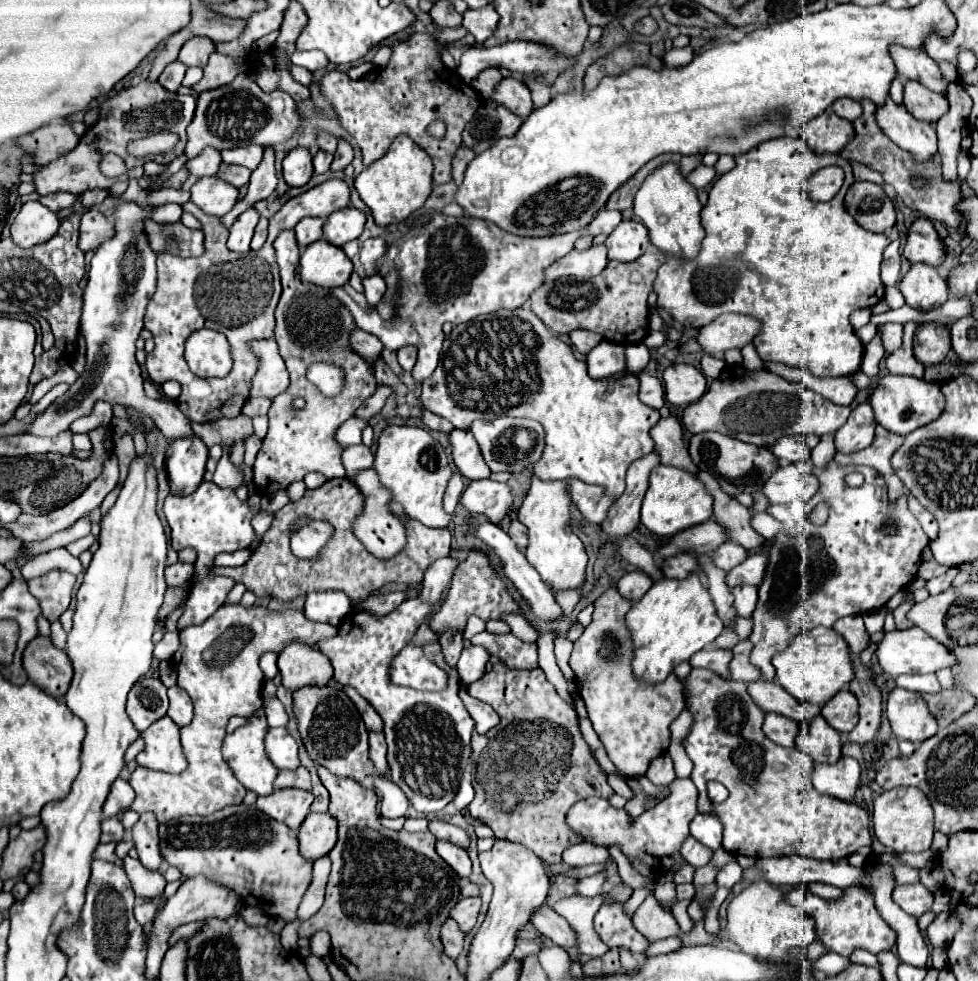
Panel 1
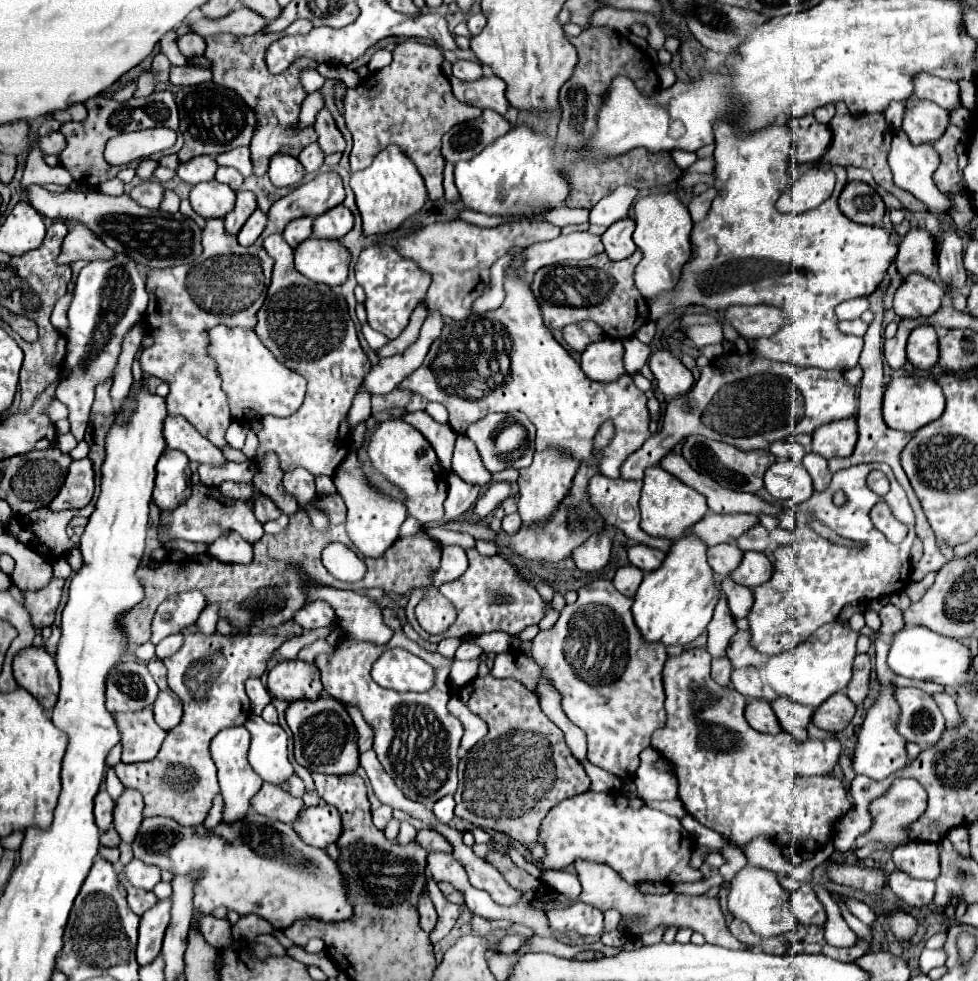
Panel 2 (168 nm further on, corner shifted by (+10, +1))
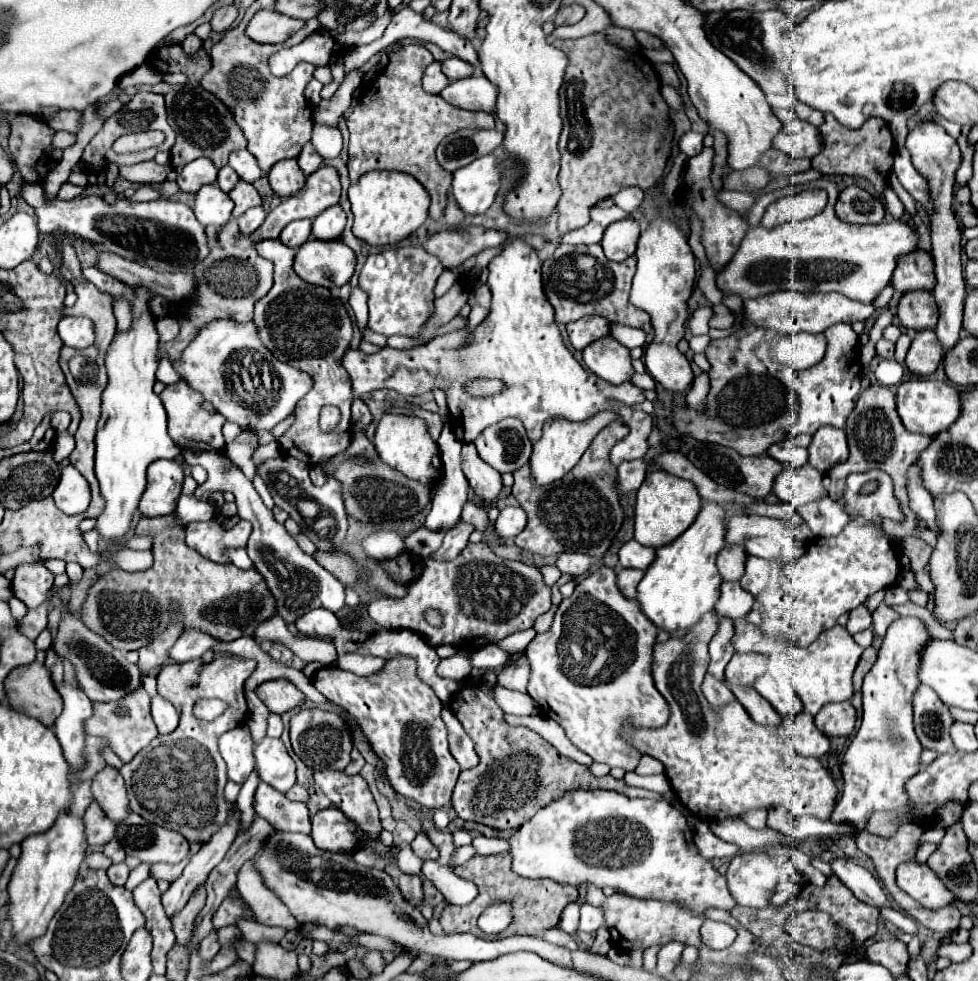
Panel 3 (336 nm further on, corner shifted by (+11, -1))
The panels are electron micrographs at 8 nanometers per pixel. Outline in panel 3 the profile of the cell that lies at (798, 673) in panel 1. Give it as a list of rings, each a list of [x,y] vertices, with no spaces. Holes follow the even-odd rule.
[[[834,626],[826,632],[822,632],[808,648],[798,648],[798,646],[788,646],[790,656],[796,658],[796,668],[794,668],[794,690],[800,696],[804,704],[804,712],[808,714],[818,714],[818,710],[824,704],[830,702],[844,702],[854,696],[854,686],[852,686],[852,674],[854,668],[862,656],[862,646],[854,642],[854,638],[848,634],[844,626]]]

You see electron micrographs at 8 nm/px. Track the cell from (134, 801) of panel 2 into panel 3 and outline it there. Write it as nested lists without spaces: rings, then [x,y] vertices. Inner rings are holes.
[[[104,766],[92,780],[92,796],[114,822],[122,822],[128,814],[128,796],[124,780],[114,766]]]

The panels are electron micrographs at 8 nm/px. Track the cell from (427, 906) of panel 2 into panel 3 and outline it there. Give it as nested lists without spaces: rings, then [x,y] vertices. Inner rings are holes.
[[[400,874],[398,876],[398,886],[404,894],[406,900],[410,900],[414,906],[420,904],[420,896],[422,896],[422,880],[416,874]]]

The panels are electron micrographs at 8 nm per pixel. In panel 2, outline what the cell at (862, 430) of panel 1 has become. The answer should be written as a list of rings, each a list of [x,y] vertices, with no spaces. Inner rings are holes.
[[[843,418],[839,422],[831,422],[829,426],[821,426],[813,432],[813,452],[823,458],[833,456],[849,456],[857,442],[857,426],[855,418]]]

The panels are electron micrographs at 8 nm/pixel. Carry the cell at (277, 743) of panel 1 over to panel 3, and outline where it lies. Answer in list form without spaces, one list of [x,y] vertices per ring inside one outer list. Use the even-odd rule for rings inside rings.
[[[266,736],[254,746],[254,758],[260,778],[278,792],[288,792],[296,784],[296,766],[282,740]]]

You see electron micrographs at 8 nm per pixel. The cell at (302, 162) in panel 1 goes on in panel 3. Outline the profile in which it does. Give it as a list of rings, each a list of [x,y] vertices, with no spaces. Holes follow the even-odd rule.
[[[280,160],[268,172],[268,180],[270,180],[270,188],[280,198],[290,198],[304,188],[306,174],[300,170],[296,160]]]

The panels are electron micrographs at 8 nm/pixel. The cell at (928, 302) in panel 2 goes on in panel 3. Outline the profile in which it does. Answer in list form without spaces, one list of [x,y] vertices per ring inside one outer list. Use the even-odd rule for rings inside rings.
[[[926,290],[908,292],[898,304],[898,318],[906,330],[932,330],[938,322],[938,308],[934,296]]]

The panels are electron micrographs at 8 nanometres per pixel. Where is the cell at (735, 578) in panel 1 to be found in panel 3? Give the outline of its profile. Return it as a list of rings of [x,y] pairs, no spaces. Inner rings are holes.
[[[748,556],[746,560],[746,572],[740,578],[740,586],[750,592],[750,594],[760,594],[766,584],[768,584],[768,576],[770,576],[770,562],[764,558],[756,558],[756,556]]]

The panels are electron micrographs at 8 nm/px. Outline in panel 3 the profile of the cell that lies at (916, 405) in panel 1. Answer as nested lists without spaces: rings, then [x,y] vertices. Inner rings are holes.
[[[908,380],[898,386],[896,394],[898,414],[910,432],[936,436],[938,432],[950,428],[954,420],[958,420],[958,414],[962,414],[962,402],[960,402],[960,390],[938,380]]]

